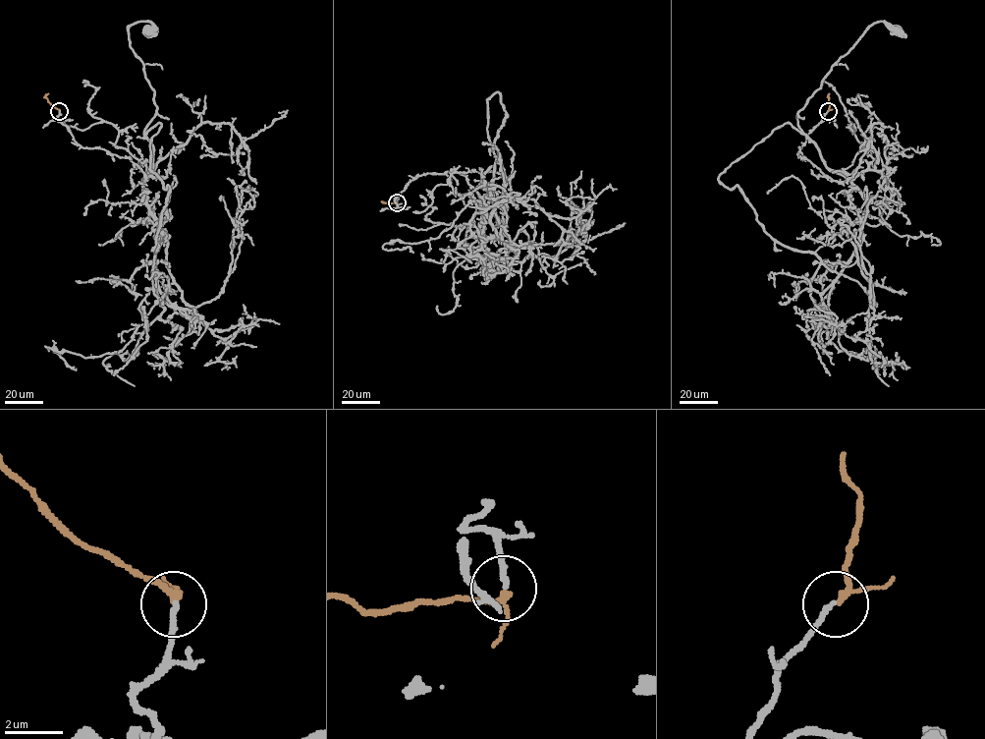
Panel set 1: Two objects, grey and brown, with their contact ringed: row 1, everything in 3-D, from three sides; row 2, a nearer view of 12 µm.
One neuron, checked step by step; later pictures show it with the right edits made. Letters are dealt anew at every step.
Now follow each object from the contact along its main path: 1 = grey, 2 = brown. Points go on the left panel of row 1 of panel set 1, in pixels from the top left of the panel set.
1: (59, 111), (79, 144), (129, 157), (144, 182), (156, 106), (128, 28), (147, 29)
2: (59, 111), (48, 101), (48, 93)

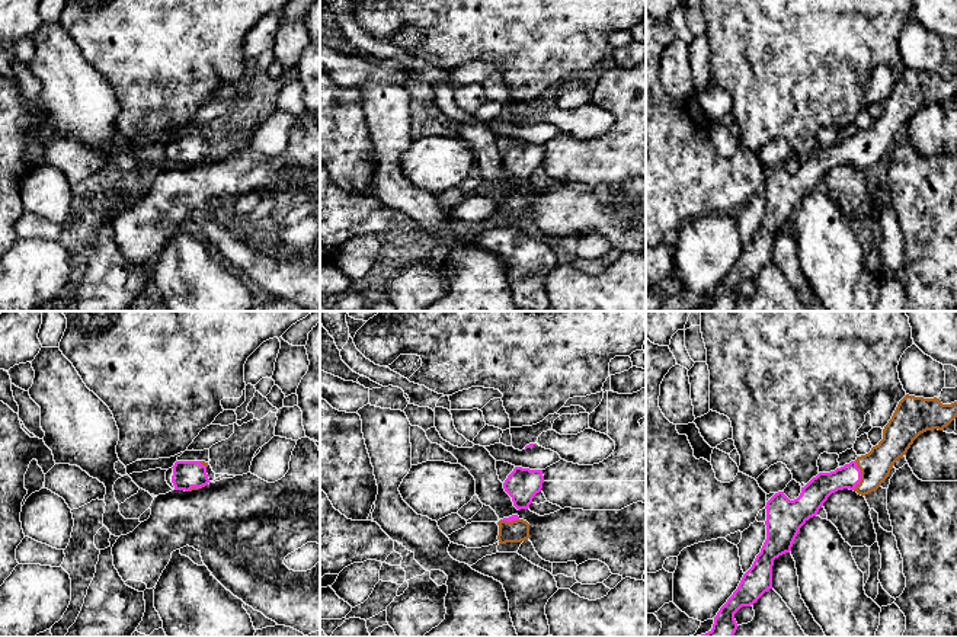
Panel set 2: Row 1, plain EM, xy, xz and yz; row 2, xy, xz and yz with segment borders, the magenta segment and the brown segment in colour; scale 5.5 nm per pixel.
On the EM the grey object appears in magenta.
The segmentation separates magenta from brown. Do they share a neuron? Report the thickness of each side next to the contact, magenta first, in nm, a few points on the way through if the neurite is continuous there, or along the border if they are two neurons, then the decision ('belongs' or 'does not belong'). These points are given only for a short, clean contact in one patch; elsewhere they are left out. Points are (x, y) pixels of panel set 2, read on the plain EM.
140 nm thick on the magenta side, 170 nm on the other; runs through yz (818, 165), (825, 157), (860, 150), (876, 140); belongs

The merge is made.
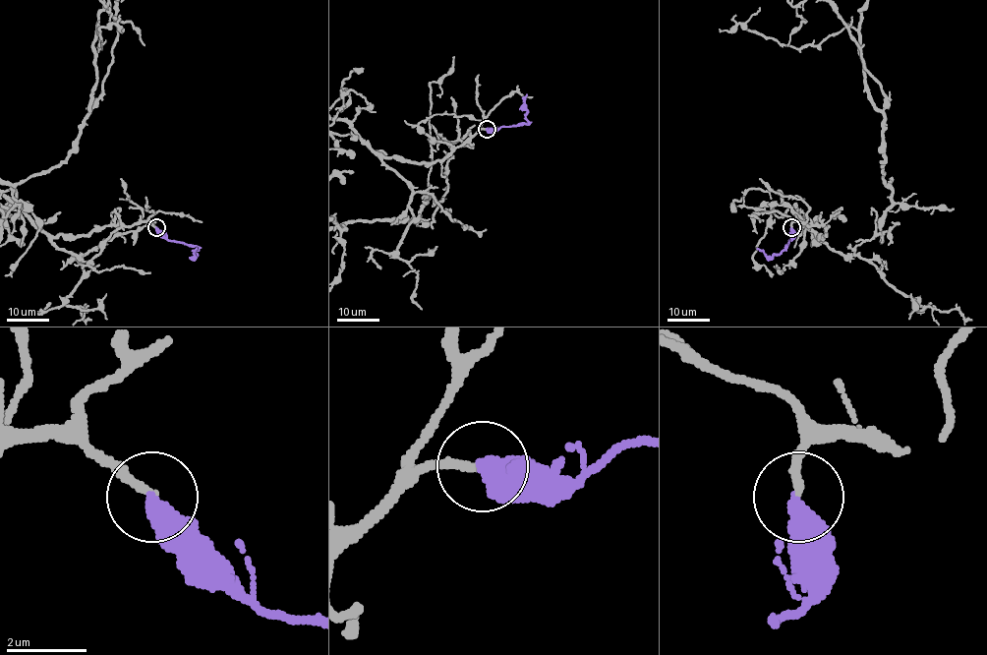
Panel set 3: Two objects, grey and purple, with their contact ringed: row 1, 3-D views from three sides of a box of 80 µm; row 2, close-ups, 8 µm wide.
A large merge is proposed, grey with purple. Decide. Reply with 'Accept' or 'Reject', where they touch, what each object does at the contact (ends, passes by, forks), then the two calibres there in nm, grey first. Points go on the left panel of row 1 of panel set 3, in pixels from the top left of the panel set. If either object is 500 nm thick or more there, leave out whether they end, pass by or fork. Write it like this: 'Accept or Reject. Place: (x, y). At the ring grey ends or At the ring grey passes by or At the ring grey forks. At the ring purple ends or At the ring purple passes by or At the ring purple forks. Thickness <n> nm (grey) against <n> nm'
Accept. Place: (156, 227). At the ring grey ends. At the ring purple ends. Thickness 170 nm (grey) against 480 nm

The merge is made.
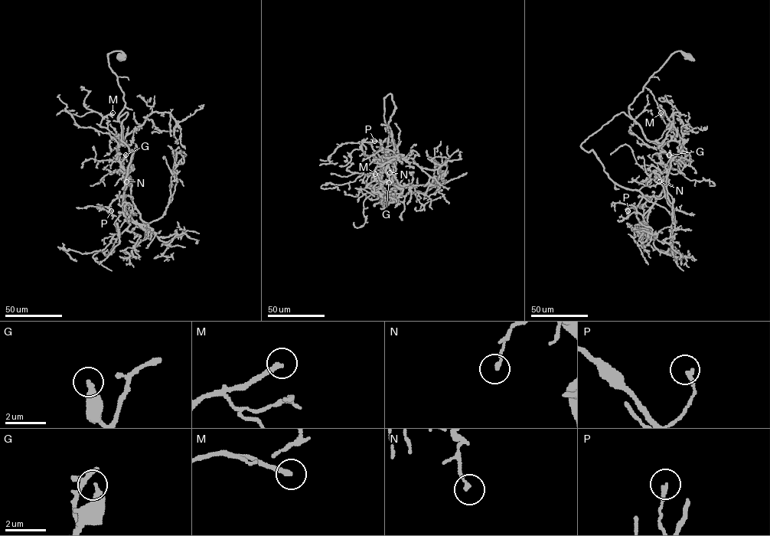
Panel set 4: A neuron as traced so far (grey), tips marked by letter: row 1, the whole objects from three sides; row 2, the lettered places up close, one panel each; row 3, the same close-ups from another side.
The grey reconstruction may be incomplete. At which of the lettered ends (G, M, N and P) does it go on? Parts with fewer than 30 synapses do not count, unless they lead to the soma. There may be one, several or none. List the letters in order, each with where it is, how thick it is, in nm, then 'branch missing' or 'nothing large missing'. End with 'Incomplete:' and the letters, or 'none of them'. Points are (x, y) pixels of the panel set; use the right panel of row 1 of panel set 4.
G: at (669, 155); 320 nm thick; nothing large missing
M: at (660, 112); 240 nm thick; branch missing
N: at (659, 181); 190 nm thick; nothing large missing
P: at (628, 210); 180 nm thick; nothing large missing
Incomplete: M

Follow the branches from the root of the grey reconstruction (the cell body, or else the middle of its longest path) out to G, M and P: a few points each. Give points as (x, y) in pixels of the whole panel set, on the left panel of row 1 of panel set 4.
G: (119, 56), (121, 50), (112, 51), (108, 61), (123, 93), (117, 158), (121, 162), (125, 155)
M: (119, 56), (108, 55), (125, 102), (119, 145), (119, 137), (99, 125), (112, 112)
P: (119, 56), (112, 51), (108, 61), (123, 93), (117, 158), (129, 181), (122, 196), (98, 207), (111, 210)

